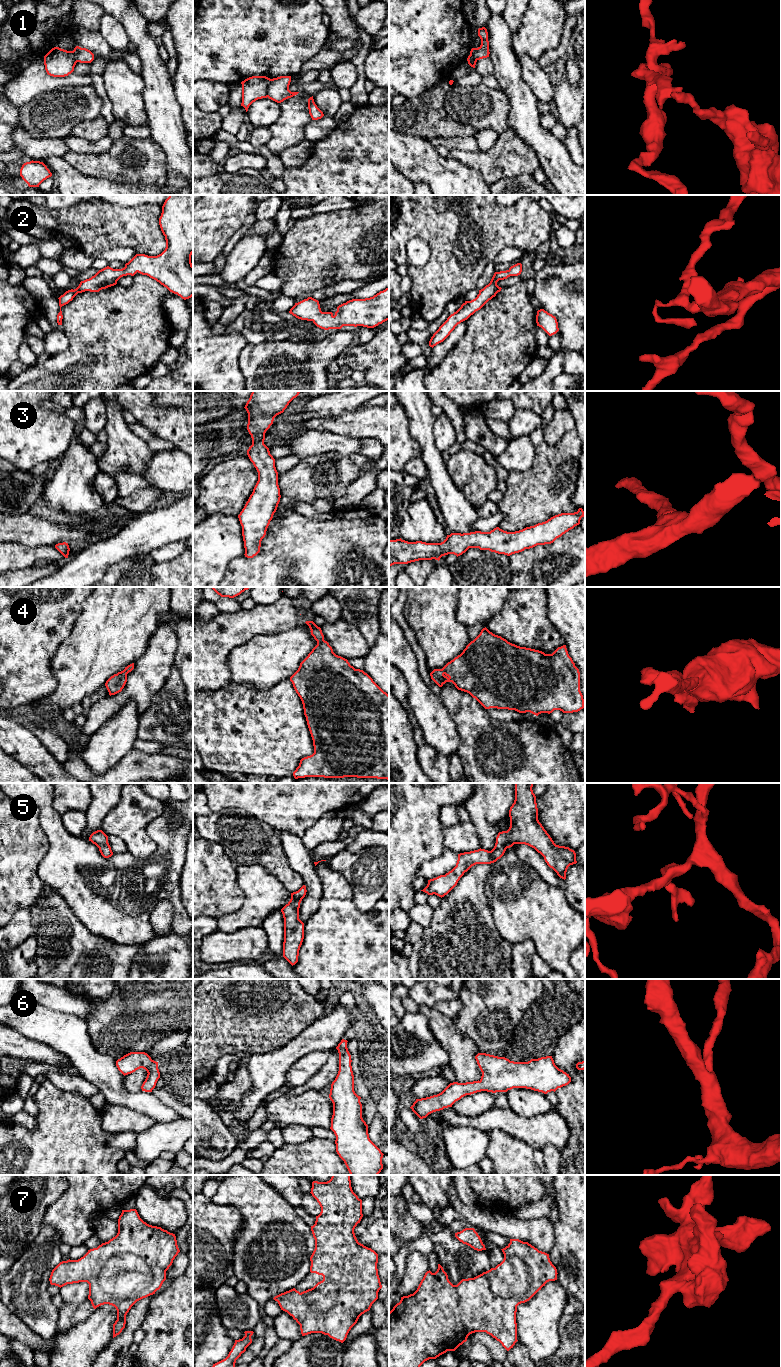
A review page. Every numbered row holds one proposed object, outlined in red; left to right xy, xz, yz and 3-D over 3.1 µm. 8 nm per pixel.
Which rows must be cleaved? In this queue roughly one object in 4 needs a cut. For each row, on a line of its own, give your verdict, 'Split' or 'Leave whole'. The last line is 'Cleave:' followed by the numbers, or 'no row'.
1: Split
2: Leave whole
3: Leave whole
4: Leave whole
5: Leave whole
6: Leave whole
7: Leave whole
Cleave: 1

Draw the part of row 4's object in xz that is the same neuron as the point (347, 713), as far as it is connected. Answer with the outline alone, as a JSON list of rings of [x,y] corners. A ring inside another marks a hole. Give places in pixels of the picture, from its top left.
[[[313,621],[305,623],[309,626],[317,645],[300,663],[290,681],[302,701],[314,753],[300,760],[299,766],[293,772],[294,778],[357,777],[389,780],[389,695],[367,673],[355,669],[347,659],[336,655],[329,643],[324,640],[320,627]]]

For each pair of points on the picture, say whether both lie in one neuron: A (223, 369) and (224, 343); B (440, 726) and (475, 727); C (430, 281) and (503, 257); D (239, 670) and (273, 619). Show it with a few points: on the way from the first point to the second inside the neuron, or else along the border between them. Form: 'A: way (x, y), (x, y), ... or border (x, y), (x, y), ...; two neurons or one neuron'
A: way (223, 363), (224, 349); one neuron
B: border (445, 705), (458, 734), (458, 749); two neurons
C: border (514, 247), (504, 247), (492, 261); two neurons
D: border (286, 629), (280, 632), (256, 634), (242, 645); two neurons

